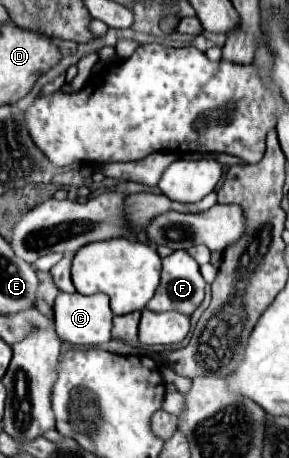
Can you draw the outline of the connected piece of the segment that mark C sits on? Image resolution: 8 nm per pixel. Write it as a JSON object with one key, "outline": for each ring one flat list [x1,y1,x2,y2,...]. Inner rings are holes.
{"outline":[[59,293,53,305,55,311,55,327,61,341,69,341,75,345,99,345,111,341,113,313,109,309,107,295,81,295,81,293]]}

